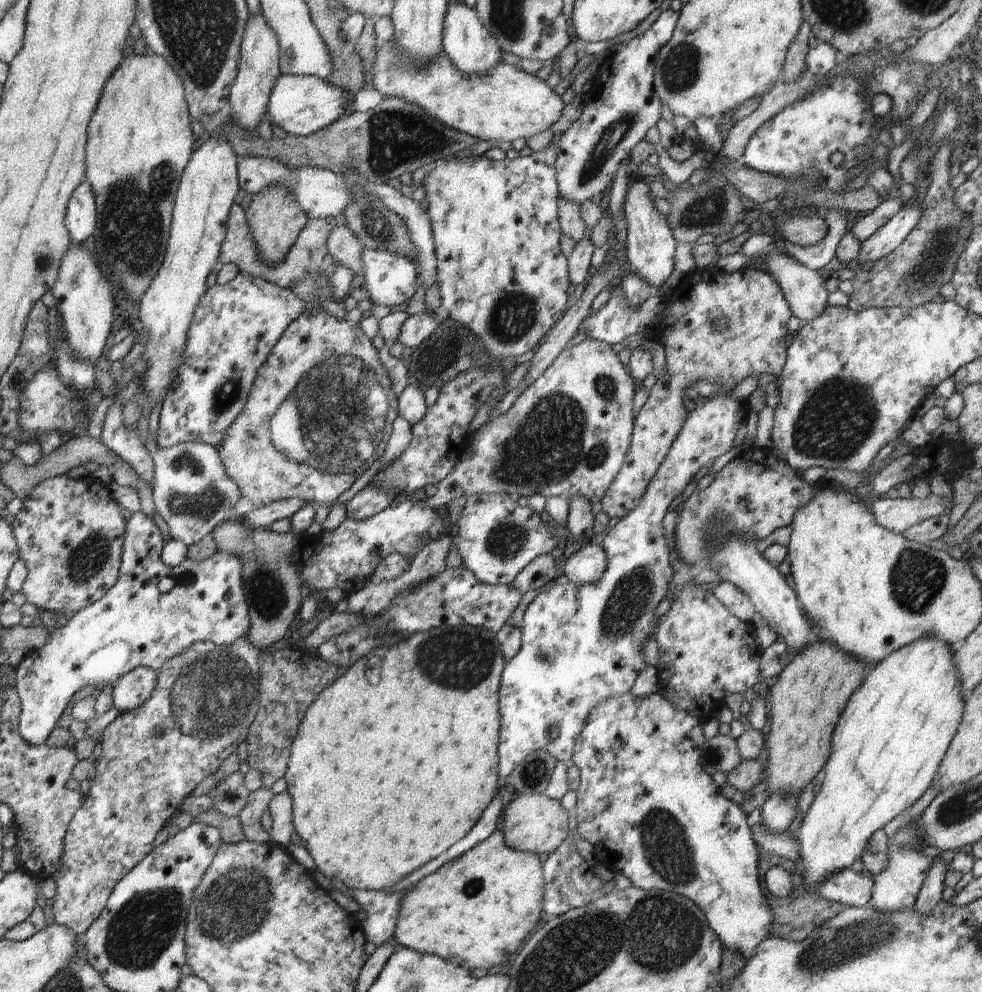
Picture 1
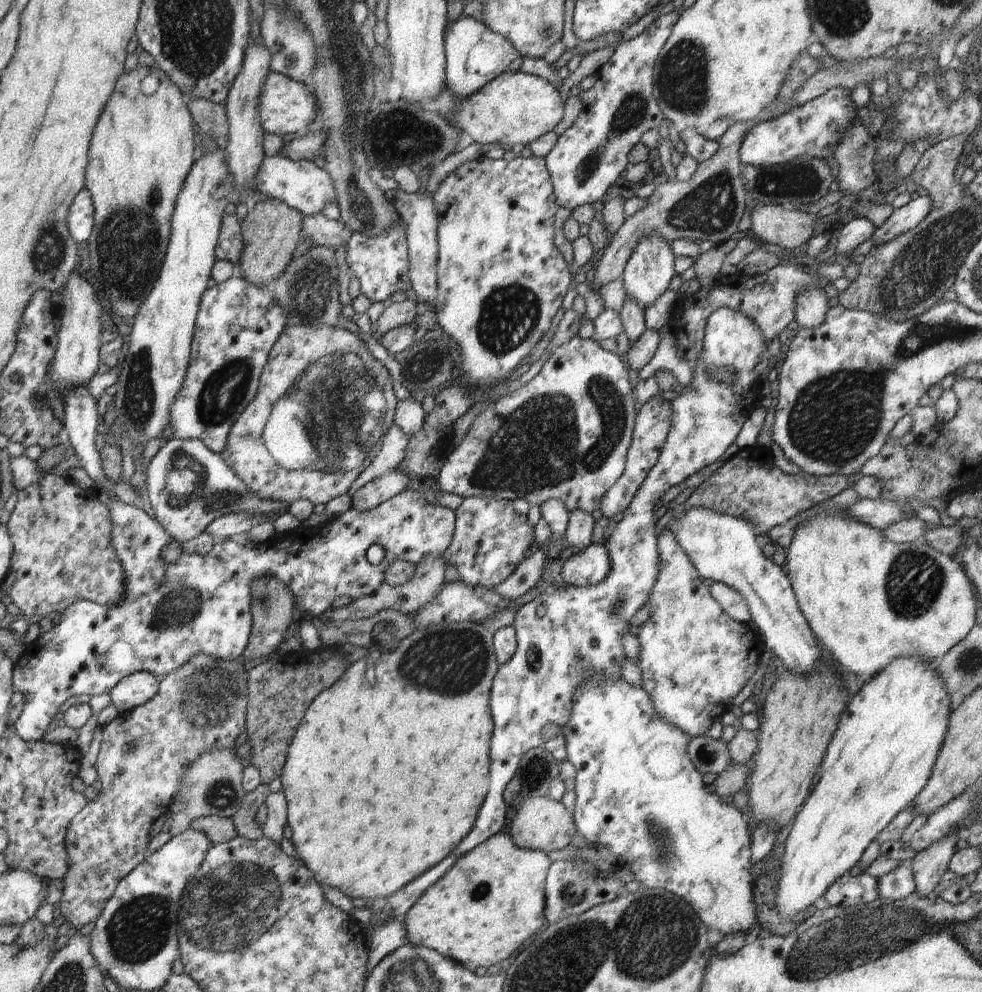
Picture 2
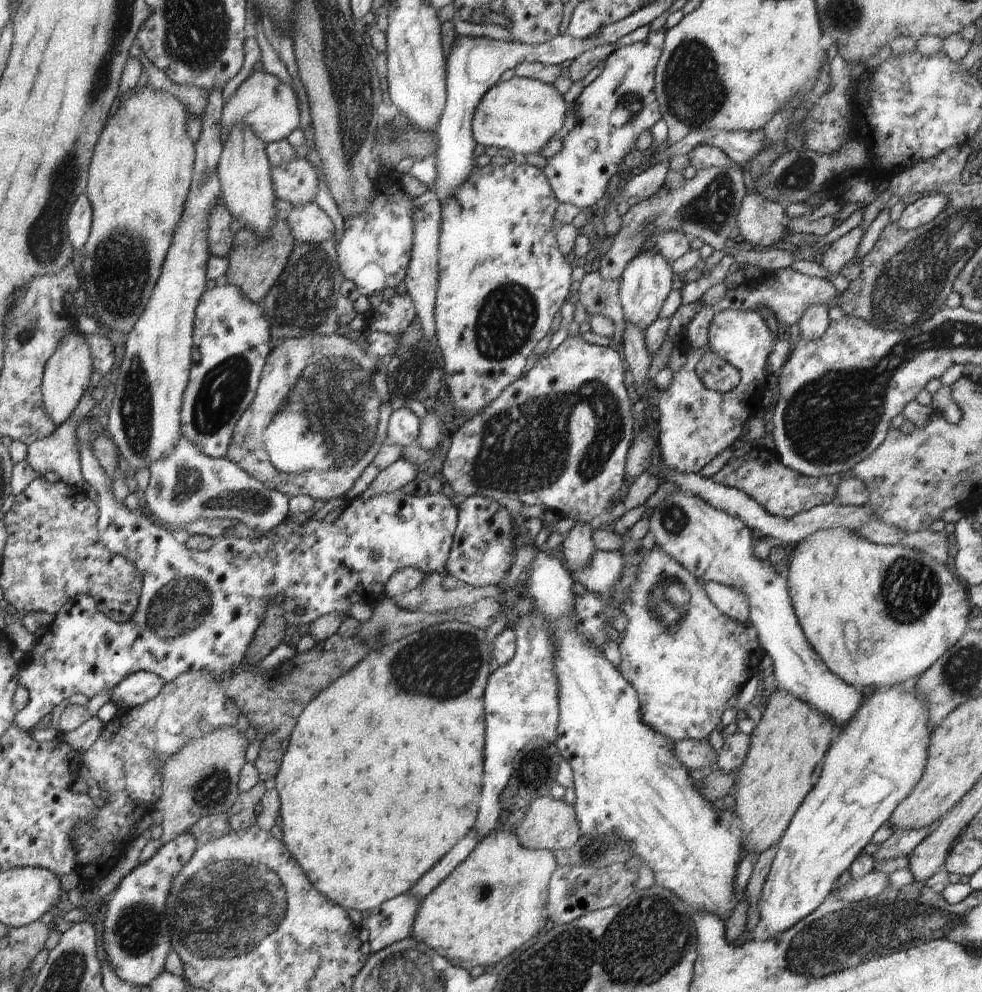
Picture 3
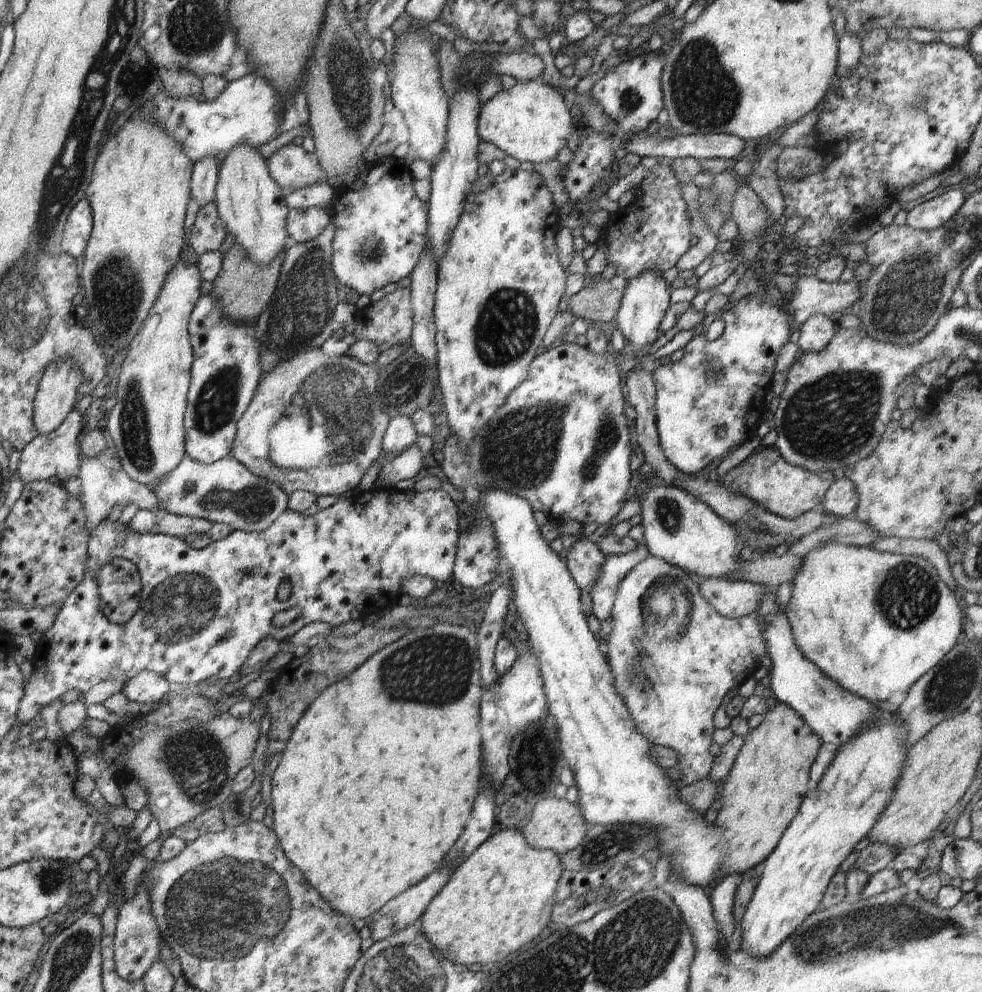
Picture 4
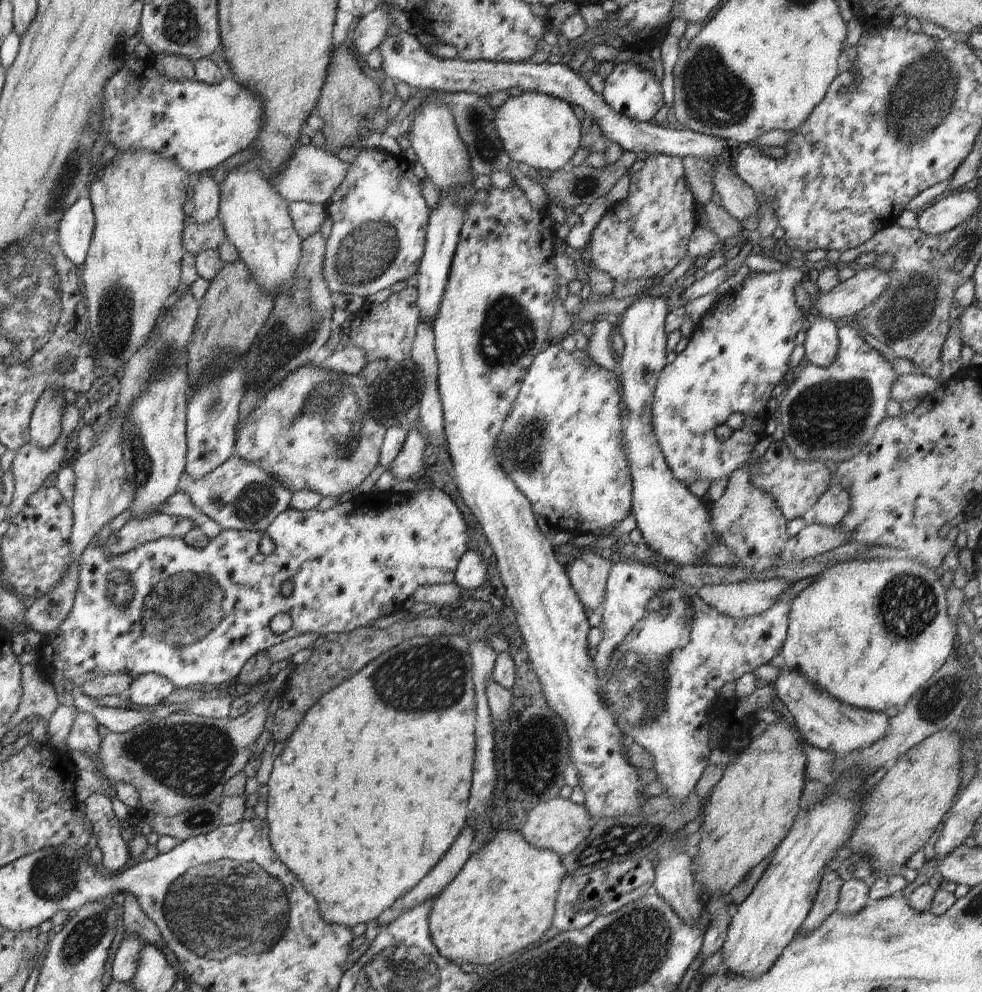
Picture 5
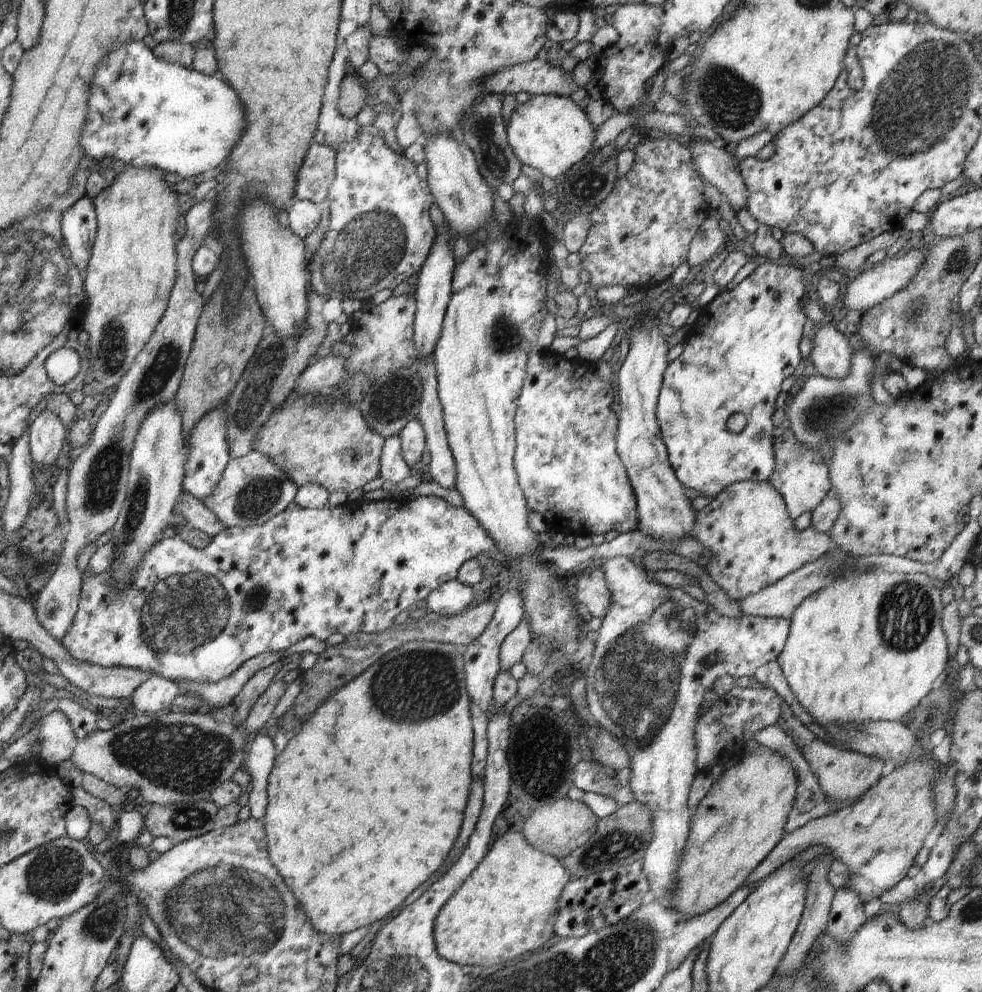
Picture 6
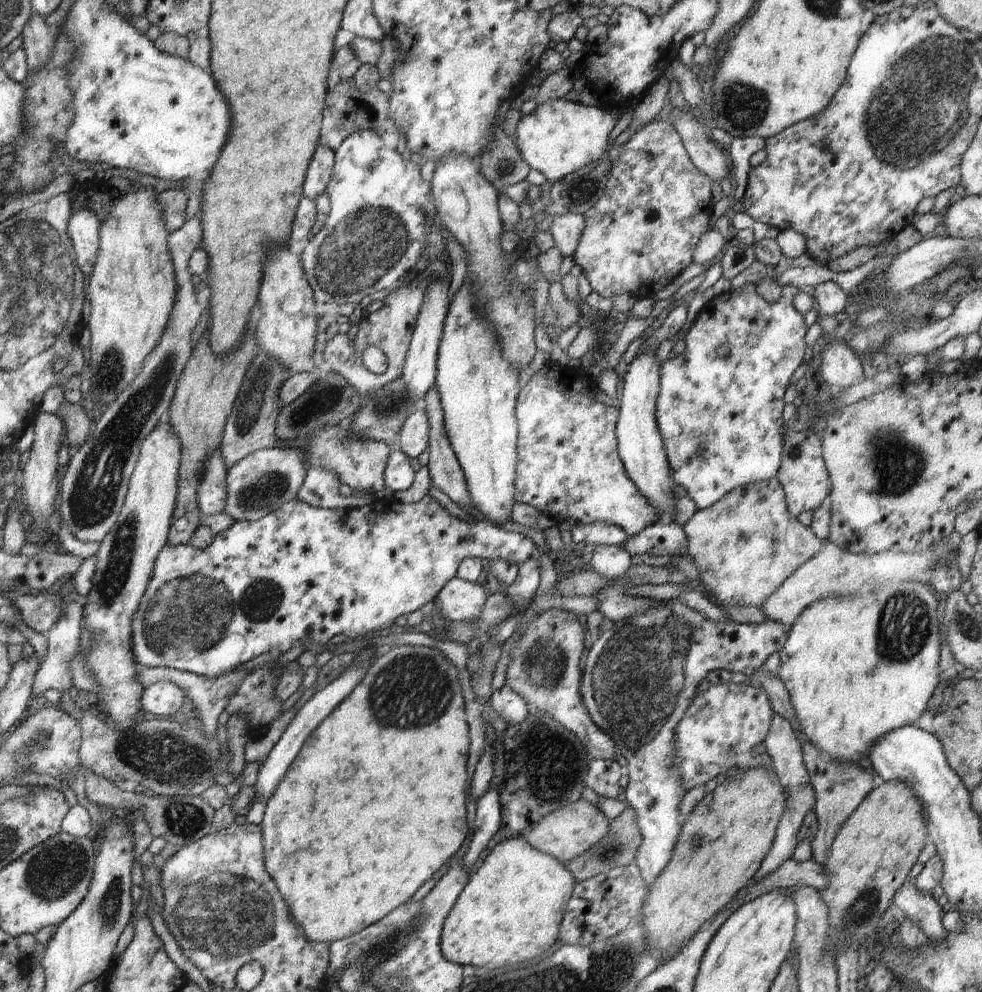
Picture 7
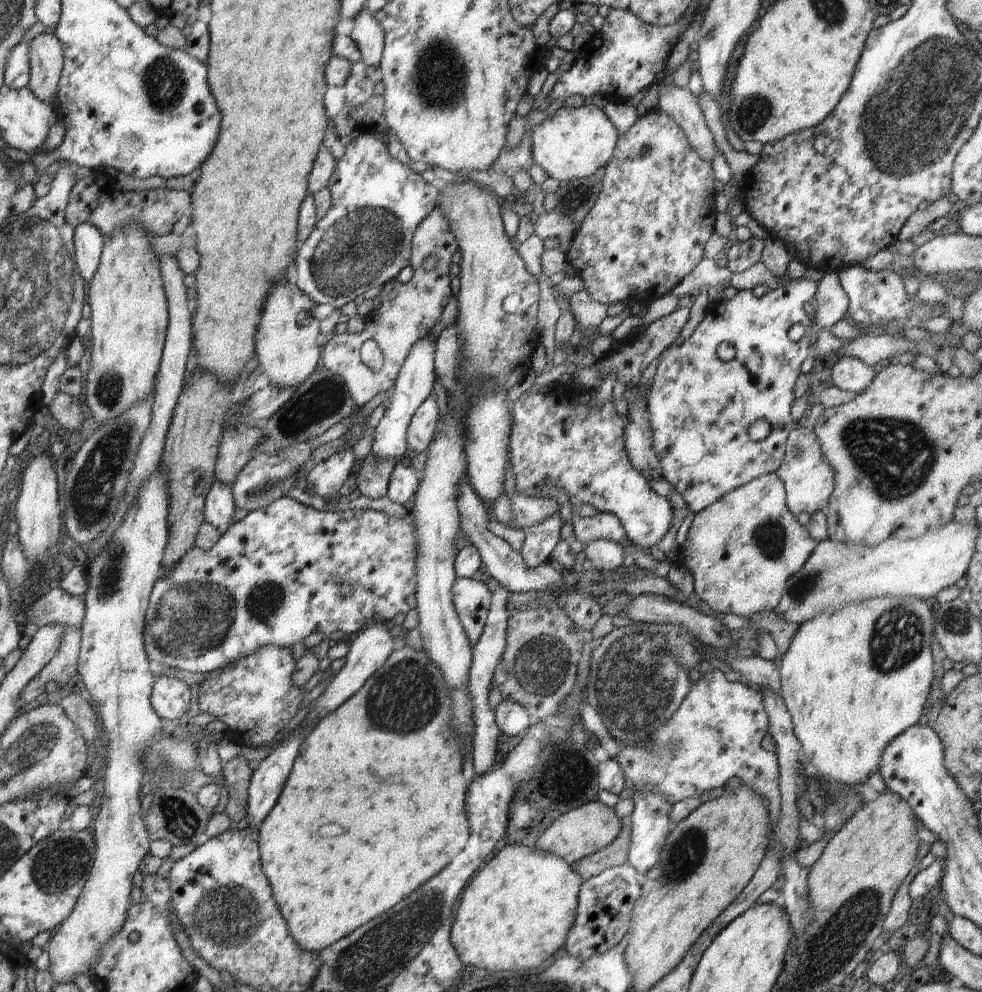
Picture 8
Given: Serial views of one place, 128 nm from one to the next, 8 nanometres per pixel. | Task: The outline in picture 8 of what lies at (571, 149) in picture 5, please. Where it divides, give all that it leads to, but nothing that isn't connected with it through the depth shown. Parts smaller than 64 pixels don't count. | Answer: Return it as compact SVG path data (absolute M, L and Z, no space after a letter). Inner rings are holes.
M589 104L581 108L562 106L552 118L548 117L539 126L528 129L531 132L534 163L563 184L593 176L601 167L605 168L614 156L619 140L618 132L608 116L602 109Z

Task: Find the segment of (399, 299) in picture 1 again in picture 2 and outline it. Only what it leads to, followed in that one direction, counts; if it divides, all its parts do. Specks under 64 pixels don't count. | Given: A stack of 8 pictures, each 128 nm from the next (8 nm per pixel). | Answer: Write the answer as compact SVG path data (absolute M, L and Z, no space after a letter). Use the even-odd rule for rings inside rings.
M400 219L398 226L370 238L366 234L353 232L348 235L345 246L346 264L350 275L358 278L361 293L372 302L384 302L397 291L412 290L409 271L409 248L406 236L406 224Z

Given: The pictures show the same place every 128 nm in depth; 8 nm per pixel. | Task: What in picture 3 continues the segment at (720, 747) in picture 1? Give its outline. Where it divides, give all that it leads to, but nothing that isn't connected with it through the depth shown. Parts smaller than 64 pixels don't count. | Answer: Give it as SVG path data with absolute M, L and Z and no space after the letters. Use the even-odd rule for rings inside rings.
M682 740L674 744L676 760L688 770L698 768L707 772L716 768L718 751L714 750L707 740Z

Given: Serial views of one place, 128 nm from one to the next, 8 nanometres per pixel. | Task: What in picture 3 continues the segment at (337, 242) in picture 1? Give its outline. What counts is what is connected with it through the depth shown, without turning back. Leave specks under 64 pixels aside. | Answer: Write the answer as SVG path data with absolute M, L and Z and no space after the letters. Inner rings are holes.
M316 202L292 207L285 220L297 243L322 244L334 236L334 223Z

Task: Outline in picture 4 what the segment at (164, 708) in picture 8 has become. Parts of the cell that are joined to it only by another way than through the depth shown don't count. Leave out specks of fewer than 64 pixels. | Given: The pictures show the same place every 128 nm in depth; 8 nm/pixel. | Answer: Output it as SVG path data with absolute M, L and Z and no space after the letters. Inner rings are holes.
M143 671L125 682L122 693L128 700L142 704L164 699L173 688L166 678L153 671Z

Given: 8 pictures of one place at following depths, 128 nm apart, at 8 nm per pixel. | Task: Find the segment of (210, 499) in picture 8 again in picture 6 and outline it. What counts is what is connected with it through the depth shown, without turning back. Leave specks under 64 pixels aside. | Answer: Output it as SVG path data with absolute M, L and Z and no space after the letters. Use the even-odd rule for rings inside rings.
M227 406L207 413L207 416L194 426L188 442L189 458L184 465L185 476L182 489L200 501L211 496L231 460L226 441L226 417Z

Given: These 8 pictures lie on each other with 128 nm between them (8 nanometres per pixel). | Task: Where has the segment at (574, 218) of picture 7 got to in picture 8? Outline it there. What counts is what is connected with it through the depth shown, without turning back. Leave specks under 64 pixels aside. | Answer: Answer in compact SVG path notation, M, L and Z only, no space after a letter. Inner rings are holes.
M555 211L538 215L532 225L534 225L534 235L542 241L546 238L559 239L560 247L558 250L564 254L569 250L573 232L578 228L567 217L561 216Z

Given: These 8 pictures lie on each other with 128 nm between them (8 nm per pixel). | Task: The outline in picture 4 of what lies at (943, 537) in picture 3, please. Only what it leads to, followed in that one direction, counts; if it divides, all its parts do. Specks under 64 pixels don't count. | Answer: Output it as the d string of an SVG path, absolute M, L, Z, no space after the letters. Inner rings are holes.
M879 538L868 547L877 552L911 555L925 559L937 571L937 576L940 578L940 581L943 581L957 597L961 595L961 590L956 585L951 574L951 567L947 561L947 556L938 542L925 539Z

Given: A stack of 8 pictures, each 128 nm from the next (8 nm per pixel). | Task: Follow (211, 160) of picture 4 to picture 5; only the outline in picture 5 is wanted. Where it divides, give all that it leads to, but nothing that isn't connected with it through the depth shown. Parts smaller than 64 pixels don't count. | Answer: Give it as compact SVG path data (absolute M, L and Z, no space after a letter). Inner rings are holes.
M210 172L201 173L198 180L192 183L194 187L193 212L191 217L195 224L209 224L219 214L221 191L215 183Z

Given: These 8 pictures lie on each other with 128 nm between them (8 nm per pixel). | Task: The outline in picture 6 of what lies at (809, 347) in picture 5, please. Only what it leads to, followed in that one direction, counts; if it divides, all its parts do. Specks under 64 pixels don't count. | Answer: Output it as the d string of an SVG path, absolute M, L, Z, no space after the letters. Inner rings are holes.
M835 319L816 332L810 354L815 370L825 378L843 380L850 374L853 343L843 336Z

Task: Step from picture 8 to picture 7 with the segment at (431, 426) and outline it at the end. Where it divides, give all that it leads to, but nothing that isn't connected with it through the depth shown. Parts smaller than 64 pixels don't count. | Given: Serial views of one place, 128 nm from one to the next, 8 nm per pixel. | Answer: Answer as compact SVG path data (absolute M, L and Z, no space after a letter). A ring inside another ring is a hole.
M425 410L414 412L401 427L400 451L408 458L419 458L428 449L429 435L428 414Z

